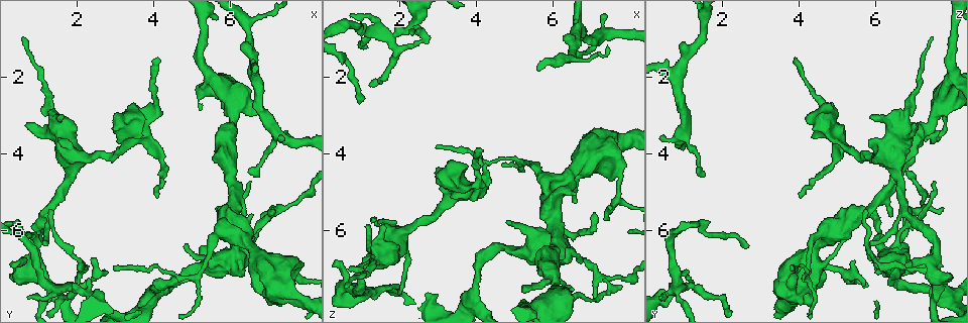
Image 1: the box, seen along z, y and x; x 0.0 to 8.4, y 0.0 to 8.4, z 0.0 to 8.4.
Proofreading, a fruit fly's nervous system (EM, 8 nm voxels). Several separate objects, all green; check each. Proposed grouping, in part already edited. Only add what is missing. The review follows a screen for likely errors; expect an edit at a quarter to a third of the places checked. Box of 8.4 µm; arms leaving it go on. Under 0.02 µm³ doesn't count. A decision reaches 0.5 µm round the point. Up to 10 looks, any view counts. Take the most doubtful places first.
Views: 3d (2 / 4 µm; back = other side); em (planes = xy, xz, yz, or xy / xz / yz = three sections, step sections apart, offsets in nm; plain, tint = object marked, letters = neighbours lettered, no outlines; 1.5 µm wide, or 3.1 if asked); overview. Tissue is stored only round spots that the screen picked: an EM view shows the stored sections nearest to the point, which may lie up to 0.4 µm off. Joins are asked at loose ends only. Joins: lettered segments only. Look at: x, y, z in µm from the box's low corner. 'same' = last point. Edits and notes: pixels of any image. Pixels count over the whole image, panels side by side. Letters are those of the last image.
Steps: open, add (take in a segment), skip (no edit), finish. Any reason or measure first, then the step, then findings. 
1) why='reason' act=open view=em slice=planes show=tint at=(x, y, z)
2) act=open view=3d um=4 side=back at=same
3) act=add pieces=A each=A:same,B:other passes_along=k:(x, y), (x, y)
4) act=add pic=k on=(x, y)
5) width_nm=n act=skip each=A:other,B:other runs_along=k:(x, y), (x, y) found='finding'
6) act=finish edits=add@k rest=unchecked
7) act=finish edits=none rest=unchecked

why='branch stops here' act=open view=em slice=yz step=4 show=plain at=(5.25, 6.40, 7.55)

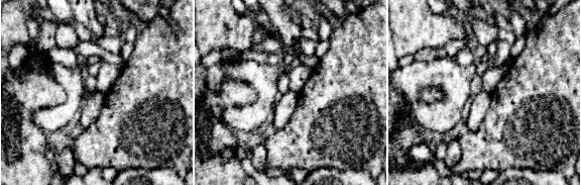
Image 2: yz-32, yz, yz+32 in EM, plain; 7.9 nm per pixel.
act=open view=em slice=yz step=4 show=letters at=same

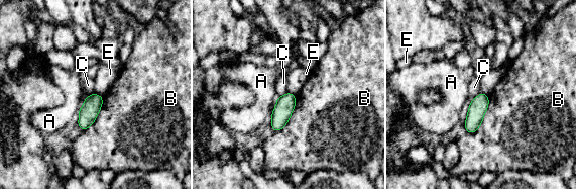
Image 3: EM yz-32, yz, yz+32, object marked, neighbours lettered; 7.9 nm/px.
width_nm=140 act=skip each=A:other,B:other,C:other,E:other border=3:(94, 92), (102, 97) found='no lettered segment goes on from it'

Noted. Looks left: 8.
why='tapers out' act=open view=em slice=yz step=8 show=tint at=(2.35, 6.75, 0.65)

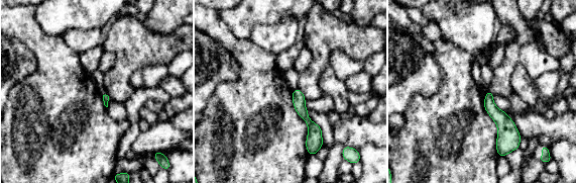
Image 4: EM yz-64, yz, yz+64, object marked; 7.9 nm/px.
act=open view=em slice=planes show=letters at=same

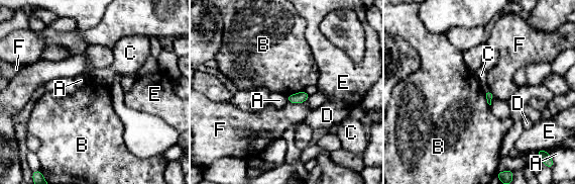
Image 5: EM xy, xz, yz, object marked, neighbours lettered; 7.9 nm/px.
act=skip each=A:other,B:other,C:other,D:other,E:other,F:other border=5:(304, 90), (288, 95) found='no lettered segment goes on from it'

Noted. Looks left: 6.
act=open view=em slice=planes show=letters at=(4.10, 5.10, 3.95)

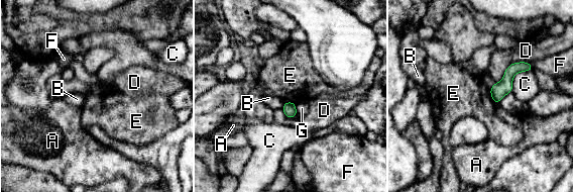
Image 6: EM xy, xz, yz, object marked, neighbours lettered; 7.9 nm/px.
act=skip each=A:other,B:other,C:other,D:other,E:other,F:other,G:other runs_along=6:(529, 67), (518, 67), (495, 98) found='none of them fits'

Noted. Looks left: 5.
why='an open end' act=open view=em slice=planes show=letters at=(6.60, 6.15, 5.25)

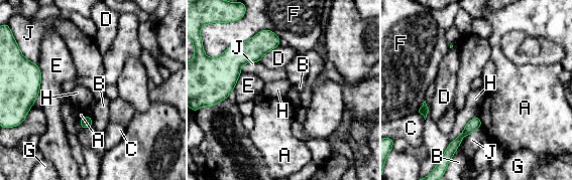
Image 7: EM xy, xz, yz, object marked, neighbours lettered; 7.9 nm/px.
act=skip each=A:other,B:other,C:other,D:other,E:other,F:other,G:other,H:other,J:other runs_along=7:(476, 120), (453, 146), (443, 166) found='none of them fits'

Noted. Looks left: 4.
act=finish edits=none rest=unchecked

